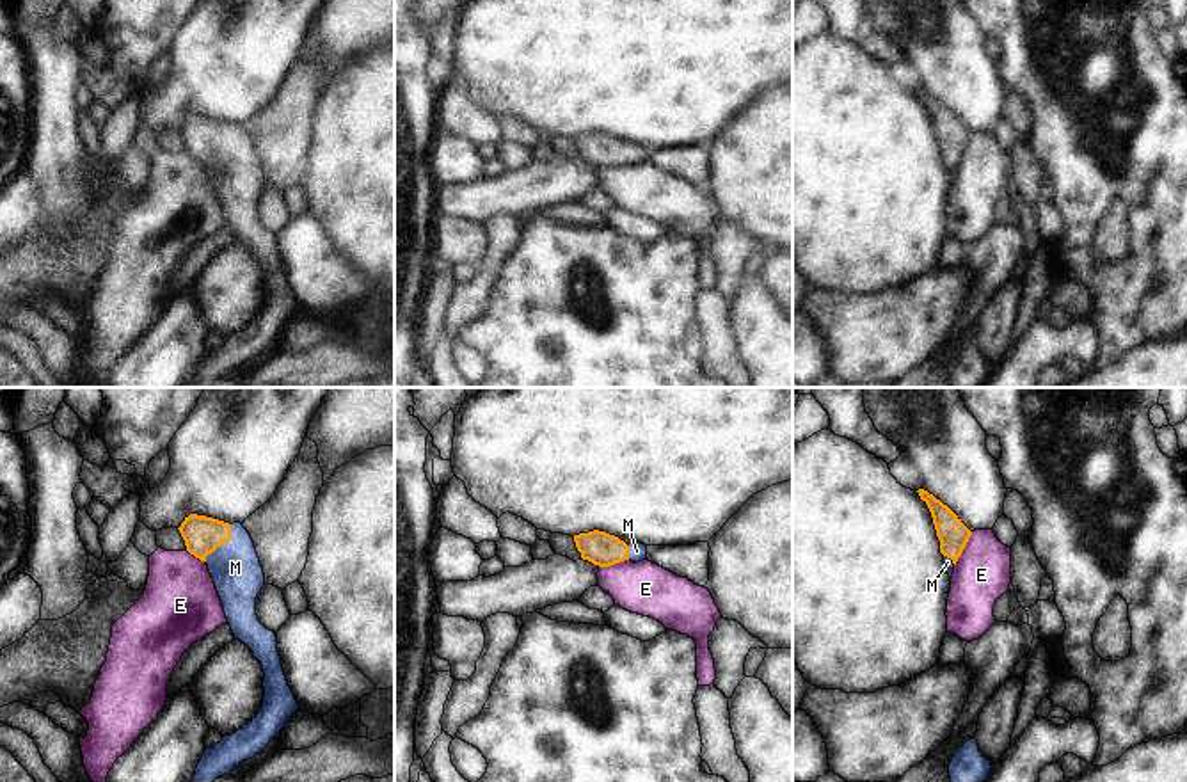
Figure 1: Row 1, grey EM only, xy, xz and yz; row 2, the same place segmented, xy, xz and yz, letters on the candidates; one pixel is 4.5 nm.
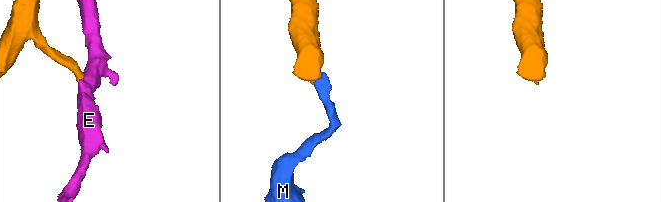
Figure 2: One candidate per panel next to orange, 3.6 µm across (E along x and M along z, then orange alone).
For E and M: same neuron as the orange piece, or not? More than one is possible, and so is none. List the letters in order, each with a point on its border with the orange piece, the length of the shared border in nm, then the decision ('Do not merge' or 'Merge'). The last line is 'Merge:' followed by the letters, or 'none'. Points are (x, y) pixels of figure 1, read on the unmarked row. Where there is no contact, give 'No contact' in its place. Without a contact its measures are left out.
E: Touches orange at yz (963, 150). Shared border 180 nm. Do not merge
M: Touches orange at xy (223, 144). Shared border 200 nm. Merge
Merge: M.

